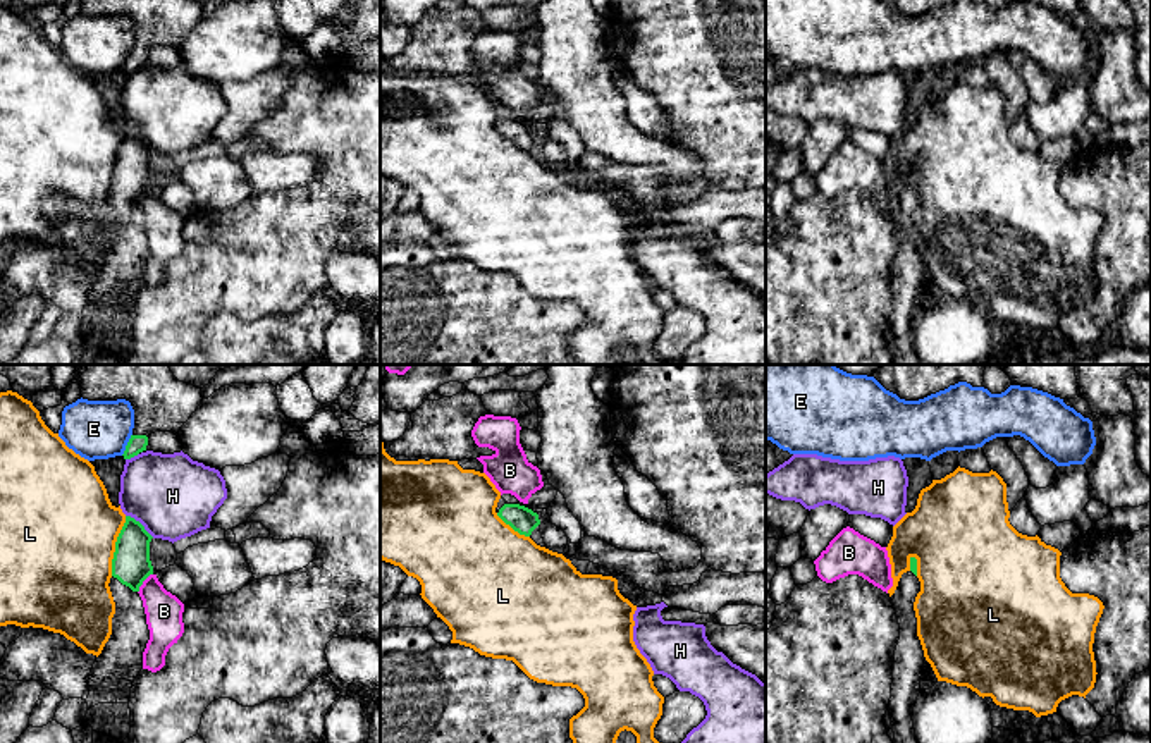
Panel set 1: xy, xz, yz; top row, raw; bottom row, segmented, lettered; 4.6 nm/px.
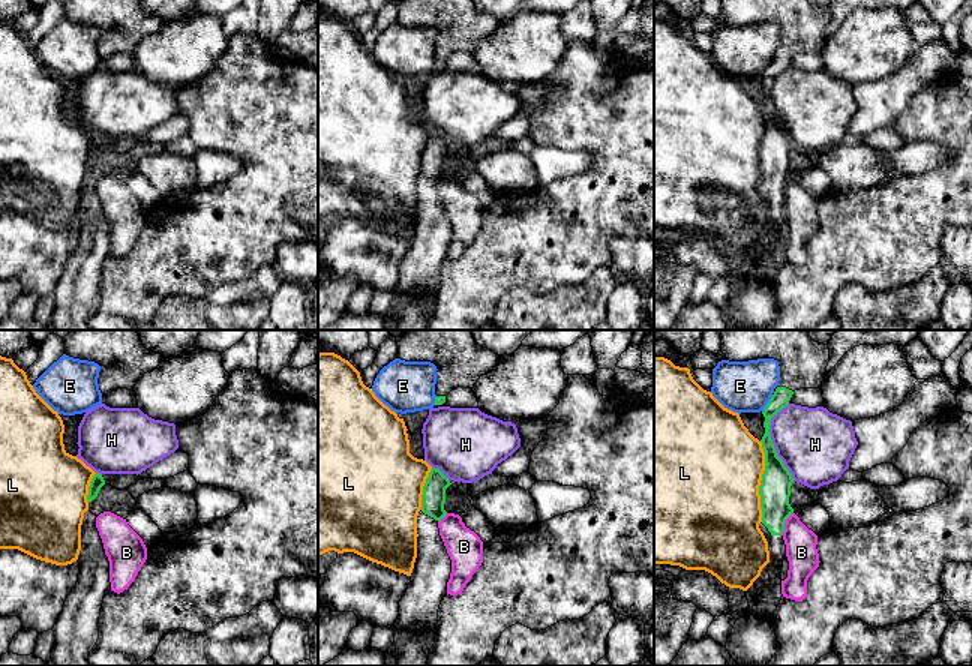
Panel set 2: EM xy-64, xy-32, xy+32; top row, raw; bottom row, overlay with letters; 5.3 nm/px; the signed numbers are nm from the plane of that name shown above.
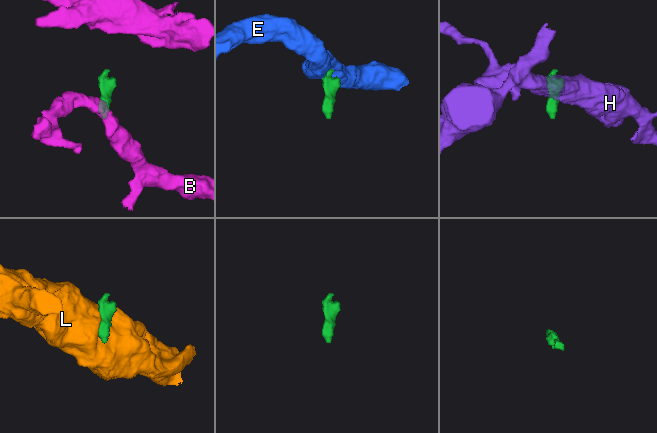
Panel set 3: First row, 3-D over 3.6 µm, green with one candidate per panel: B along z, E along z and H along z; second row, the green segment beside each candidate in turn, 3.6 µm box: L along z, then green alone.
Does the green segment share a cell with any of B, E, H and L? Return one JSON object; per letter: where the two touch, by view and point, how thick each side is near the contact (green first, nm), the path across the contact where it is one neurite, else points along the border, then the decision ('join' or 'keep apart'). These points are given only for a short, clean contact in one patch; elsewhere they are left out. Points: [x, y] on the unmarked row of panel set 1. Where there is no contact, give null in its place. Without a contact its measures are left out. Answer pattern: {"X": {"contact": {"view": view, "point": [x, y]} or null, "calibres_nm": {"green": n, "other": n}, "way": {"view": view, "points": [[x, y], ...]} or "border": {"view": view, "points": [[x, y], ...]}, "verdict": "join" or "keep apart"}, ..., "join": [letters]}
{"B": {"contact": {"view": "xy", "point": [141, 198]}, "calibres_nm": {"green": 180, "other": 180}, "border": {"view": "xy", "points": [[152, 188], [138, 207]]}, "verdict": "keep apart"}, "E": {"contact": {"view": "xy", "point": [128, 59]}, "calibres_nm": {"green": 90, "other": 280}, "border": {"view": "xy", "points": [[131, 49], [121, 69]]}, "verdict": "keep apart"}, "H": {"contact": {"view": "xy", "point": [140, 138]}, "calibres_nm": {"green": 180, "other": 380}, "verdict": "keep apart"}, "L": {"contact": {"view": "xy", "point": [116, 160]}, "calibres_nm": {"green": 180, "other": 500}, "verdict": "keep apart"}, "join": []}

